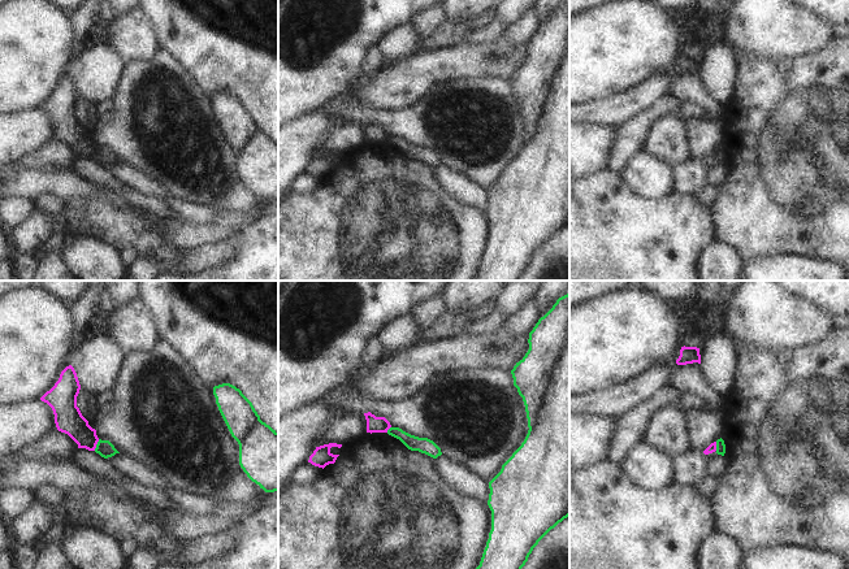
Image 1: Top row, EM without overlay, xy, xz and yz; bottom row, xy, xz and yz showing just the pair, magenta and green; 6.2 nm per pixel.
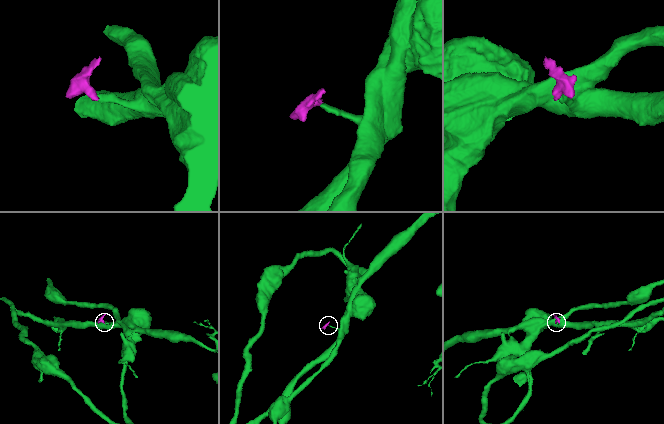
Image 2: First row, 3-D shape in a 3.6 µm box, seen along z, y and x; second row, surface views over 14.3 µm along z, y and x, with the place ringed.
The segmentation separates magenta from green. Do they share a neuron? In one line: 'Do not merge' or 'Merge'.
Do not merge

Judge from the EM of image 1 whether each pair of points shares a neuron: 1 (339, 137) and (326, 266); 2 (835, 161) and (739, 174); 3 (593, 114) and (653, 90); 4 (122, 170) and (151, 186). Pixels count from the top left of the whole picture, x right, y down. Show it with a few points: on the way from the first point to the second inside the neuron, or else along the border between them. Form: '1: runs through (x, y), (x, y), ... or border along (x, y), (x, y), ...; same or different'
1: border along (365, 140), (360, 146), (342, 153); different
2: runs through (811, 161), (789, 161), (776, 174), (762, 174); same
3: runs through (607, 112), (616, 111), (639, 100); same
4: runs through (129, 176), (144, 183); same

